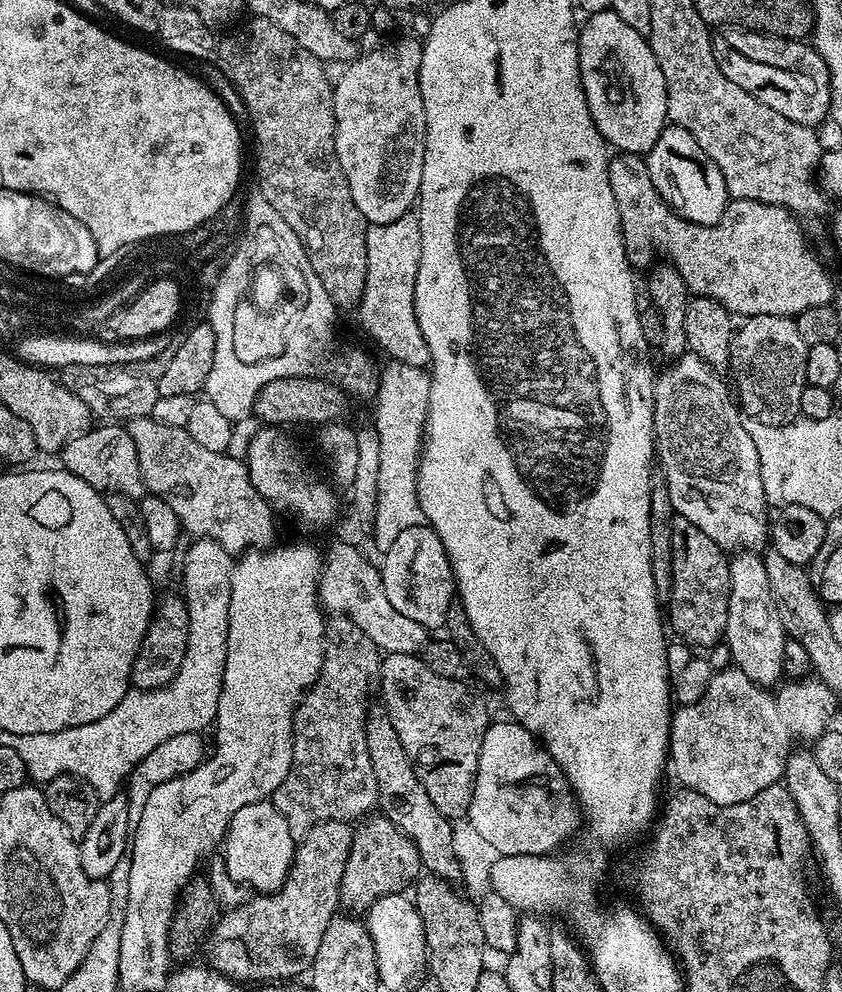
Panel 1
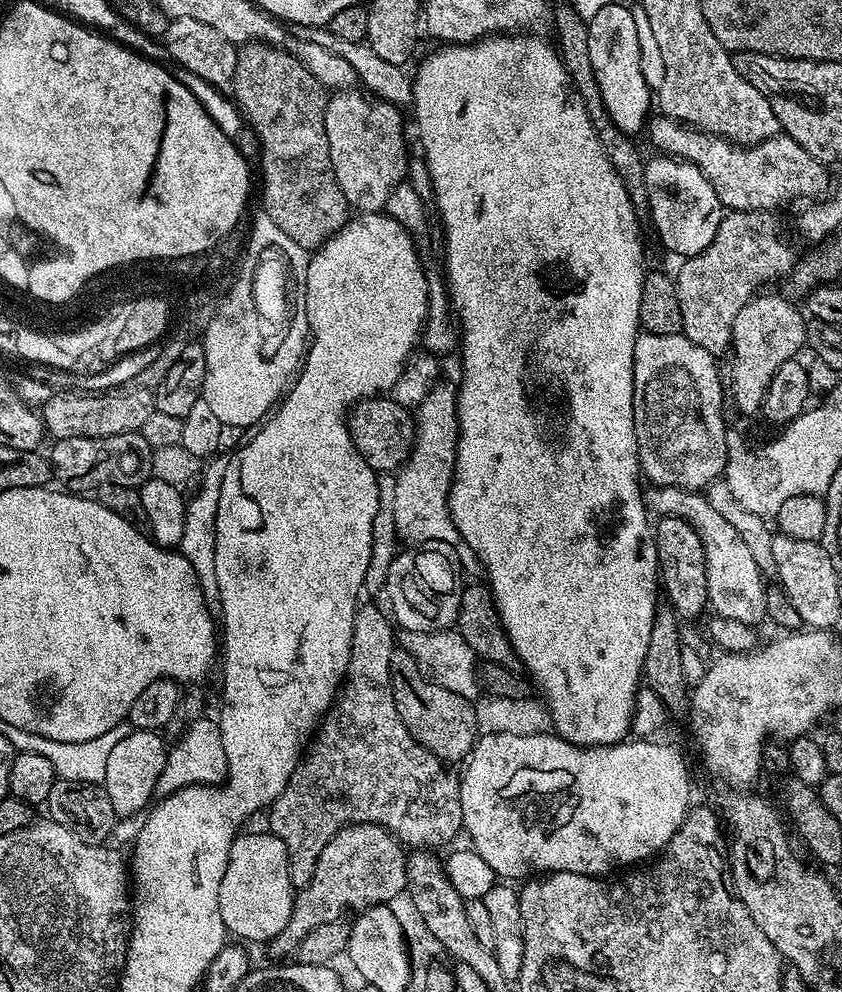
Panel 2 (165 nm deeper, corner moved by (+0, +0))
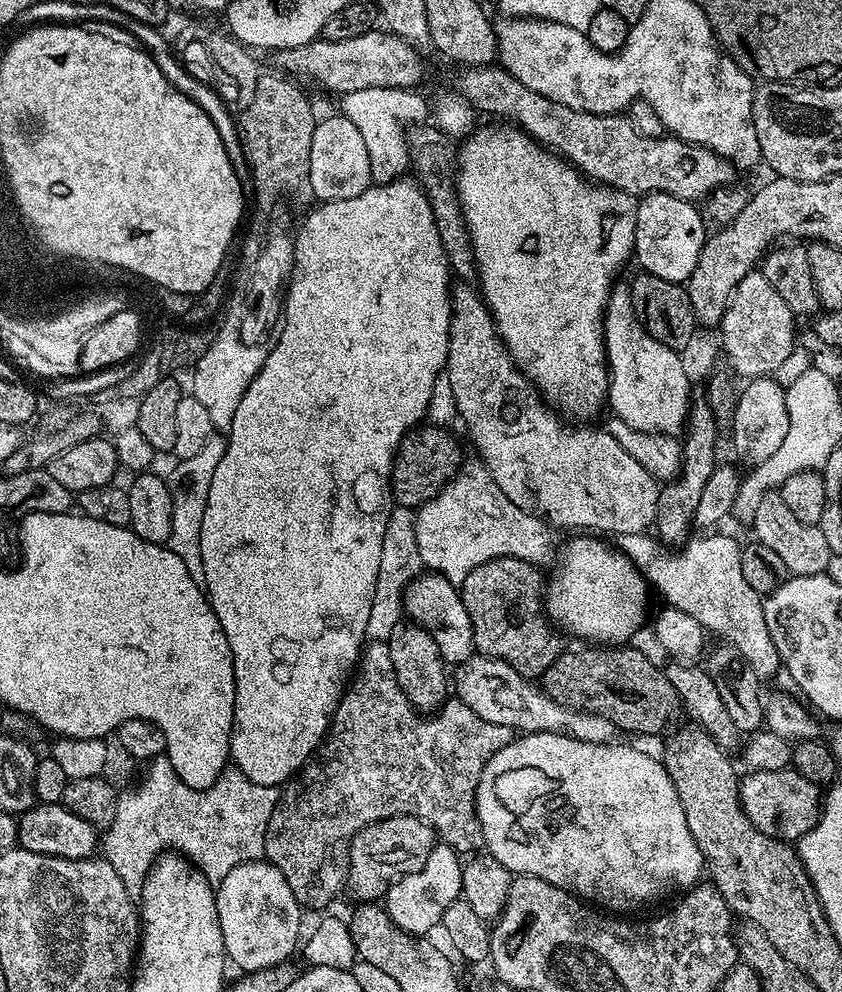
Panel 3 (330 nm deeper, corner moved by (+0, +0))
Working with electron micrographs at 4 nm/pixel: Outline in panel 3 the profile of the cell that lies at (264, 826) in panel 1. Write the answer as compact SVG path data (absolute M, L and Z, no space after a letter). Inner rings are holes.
M267 859L240 864L218 882L216 909L218 926L222 926L224 954L240 967L241 973L257 972L285 963L301 943L300 912L302 906L294 898L294 890L282 878L282 870Z

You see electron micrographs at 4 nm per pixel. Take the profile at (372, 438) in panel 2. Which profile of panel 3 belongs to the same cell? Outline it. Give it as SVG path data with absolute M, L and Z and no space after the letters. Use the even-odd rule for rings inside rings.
M417 426L405 436L400 443L400 450L396 459L392 462L392 495L395 503L402 508L413 510L425 504L430 498L440 493L441 488L460 471L462 455L460 456L460 444L448 433L449 429L444 426Z

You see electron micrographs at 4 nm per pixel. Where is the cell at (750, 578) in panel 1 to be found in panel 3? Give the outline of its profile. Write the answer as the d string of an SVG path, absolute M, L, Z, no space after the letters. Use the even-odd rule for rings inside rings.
M468 282L457 285L452 288L446 375L450 378L450 390L454 390L459 423L464 423L476 447L475 455L484 463L486 470L490 470L502 494L506 494L514 506L539 516L556 530L576 528L572 530L583 530L588 534L609 532L613 538L647 533L656 523L661 489L658 481L648 473L646 466L642 466L642 462L622 450L618 438L614 438L603 427L577 426L561 419L512 361L508 347L496 333L496 323L488 313L488 305L479 291Z

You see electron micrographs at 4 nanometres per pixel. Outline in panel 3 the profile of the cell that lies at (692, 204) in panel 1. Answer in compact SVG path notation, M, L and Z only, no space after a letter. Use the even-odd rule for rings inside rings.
M649 192L637 203L634 260L643 271L675 284L684 284L694 274L706 239L706 220L701 209L699 212L696 208L699 207L693 201L674 198L674 194L665 192Z

